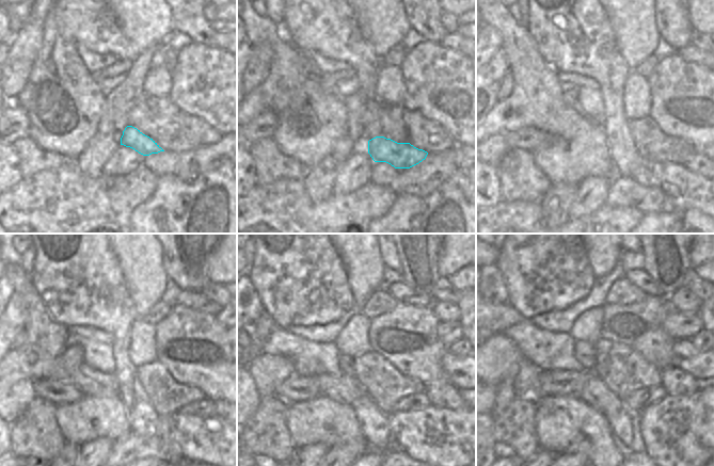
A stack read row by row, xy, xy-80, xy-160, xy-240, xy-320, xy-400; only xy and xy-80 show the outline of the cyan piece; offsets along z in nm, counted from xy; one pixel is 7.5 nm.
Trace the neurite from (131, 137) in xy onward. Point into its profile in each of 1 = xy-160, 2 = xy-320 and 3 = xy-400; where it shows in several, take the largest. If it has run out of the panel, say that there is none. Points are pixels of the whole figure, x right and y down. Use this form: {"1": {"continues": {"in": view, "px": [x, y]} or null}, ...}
{"1": {"continues": {"in": "xy-160", "px": [639, 157]}}, "2": {"continues": {"in": "xy-320", "px": [449, 439]}}, "3": {"continues": {"in": "xy-400", "px": [680, 434]}}}

